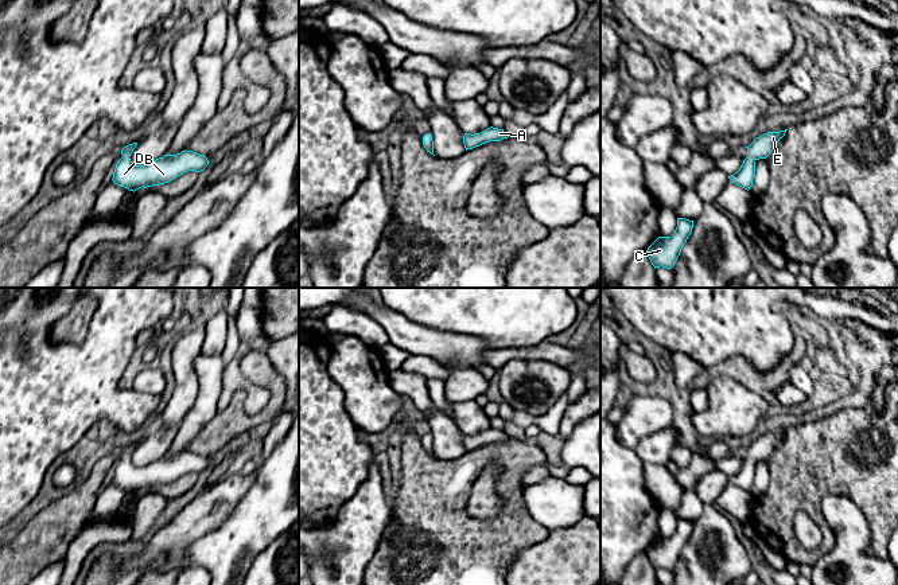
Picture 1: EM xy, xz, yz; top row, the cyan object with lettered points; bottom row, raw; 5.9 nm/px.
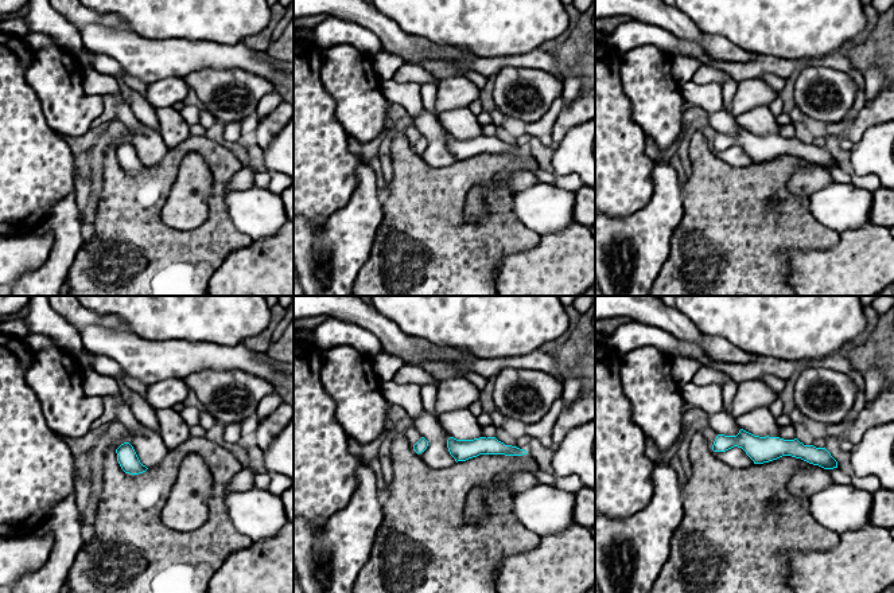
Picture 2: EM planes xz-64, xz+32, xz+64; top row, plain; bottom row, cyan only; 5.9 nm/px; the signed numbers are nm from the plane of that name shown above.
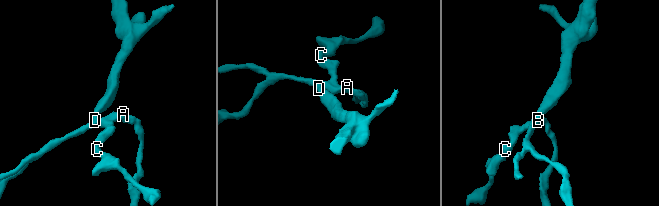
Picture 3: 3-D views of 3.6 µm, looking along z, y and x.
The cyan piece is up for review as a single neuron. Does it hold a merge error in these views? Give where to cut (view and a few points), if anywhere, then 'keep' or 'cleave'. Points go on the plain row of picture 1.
cut none; keep

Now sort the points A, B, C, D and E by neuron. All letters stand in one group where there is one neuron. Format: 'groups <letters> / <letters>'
groups A B C D E

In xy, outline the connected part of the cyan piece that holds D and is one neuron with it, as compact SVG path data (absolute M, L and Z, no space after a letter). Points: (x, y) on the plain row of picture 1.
M137 444L129 445L121 451L123 459L118 461L113 475L113 484L136 492L168 484L188 472L201 473L209 467L206 457L193 452L182 452L176 456L164 456L145 467L135 467L129 457Z

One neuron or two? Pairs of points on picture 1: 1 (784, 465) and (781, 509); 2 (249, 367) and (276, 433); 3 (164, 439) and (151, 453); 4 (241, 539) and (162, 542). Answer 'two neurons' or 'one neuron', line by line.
1: one neuron
2: two neurons
3: one neuron
4: two neurons

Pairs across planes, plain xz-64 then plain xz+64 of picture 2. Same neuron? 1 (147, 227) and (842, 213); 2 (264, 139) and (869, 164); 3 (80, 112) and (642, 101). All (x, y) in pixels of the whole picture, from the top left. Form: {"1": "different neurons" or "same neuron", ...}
{"1": "different neurons", "2": "different neurons", "3": "same neuron"}

